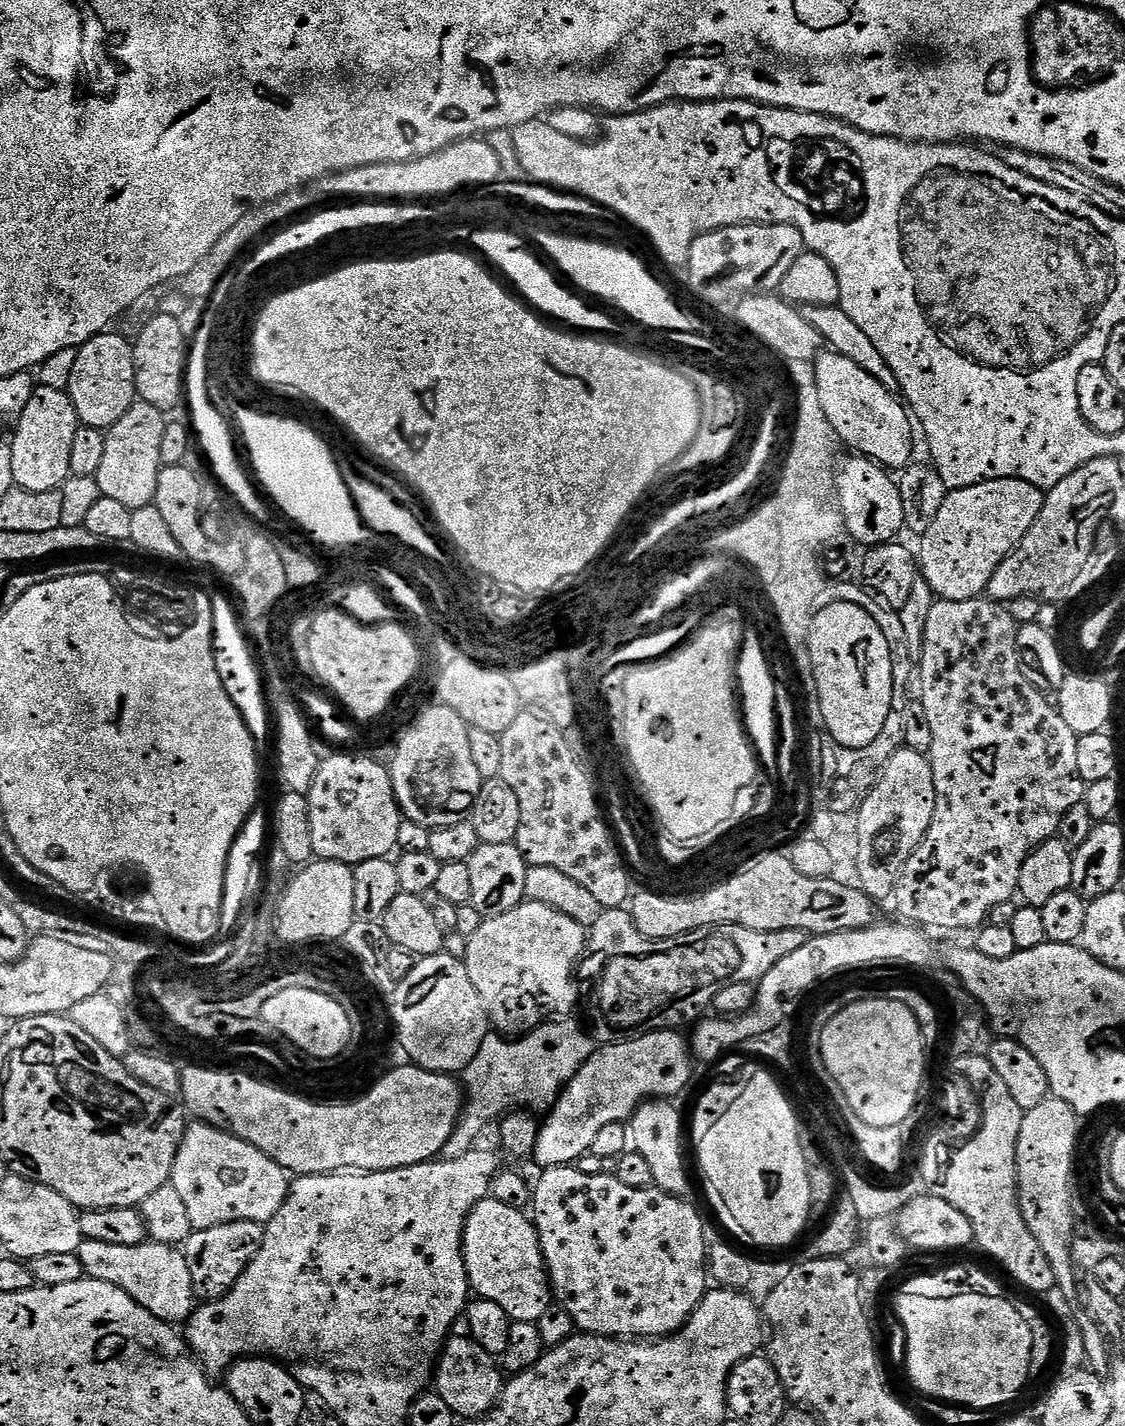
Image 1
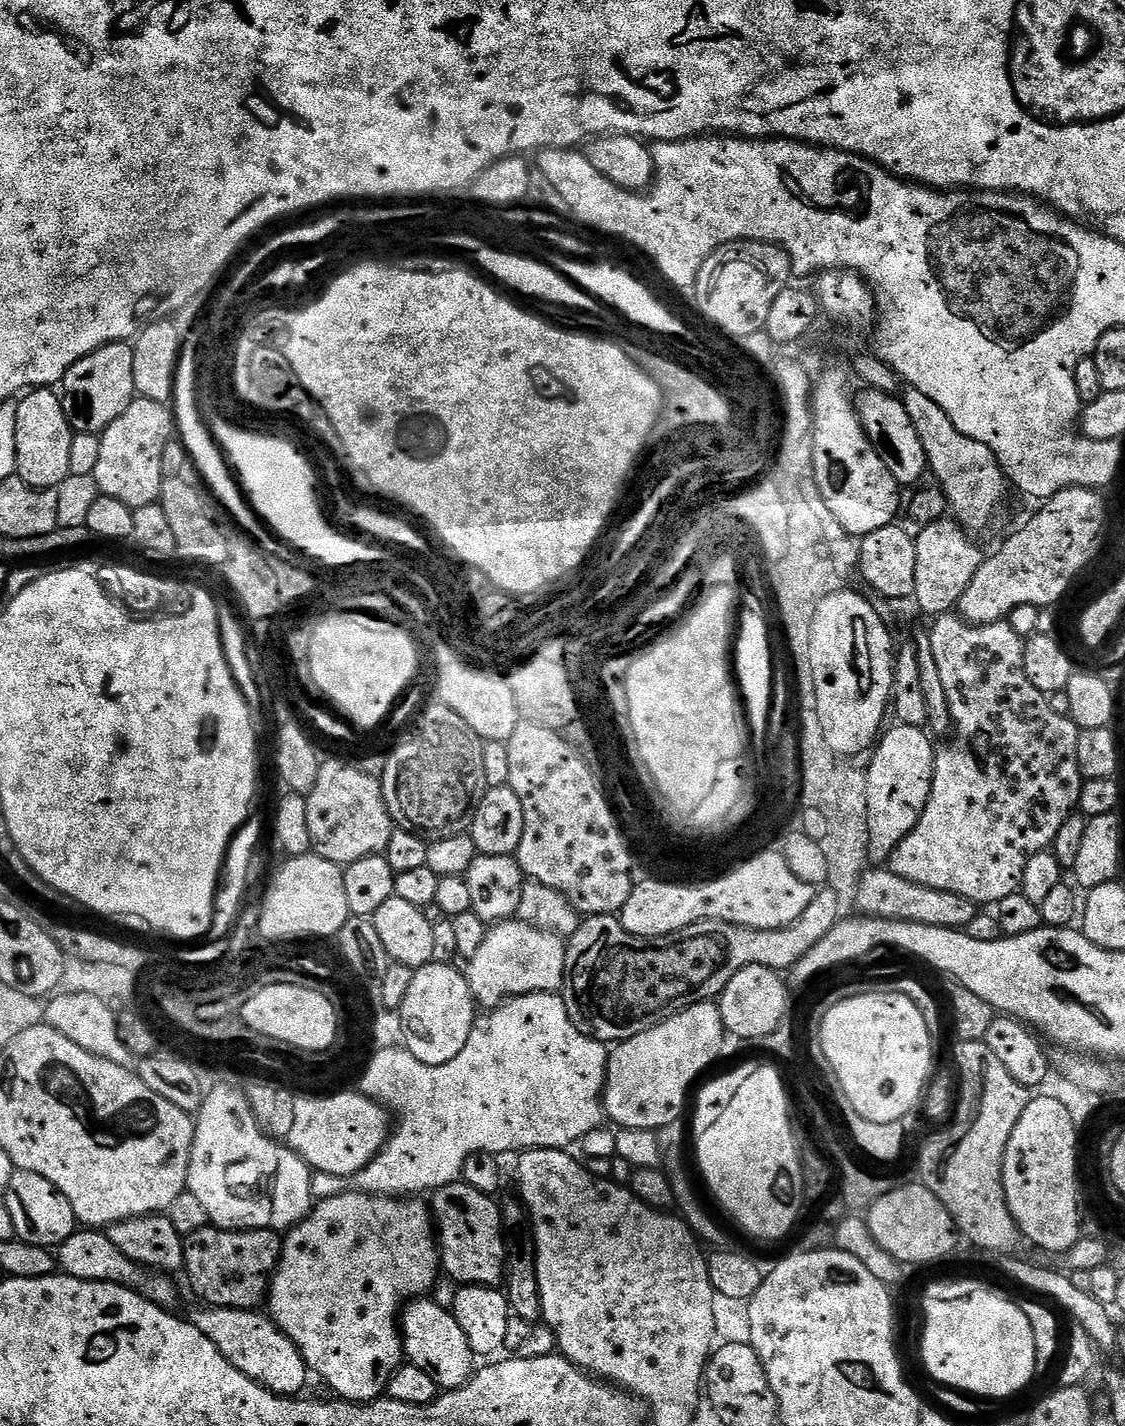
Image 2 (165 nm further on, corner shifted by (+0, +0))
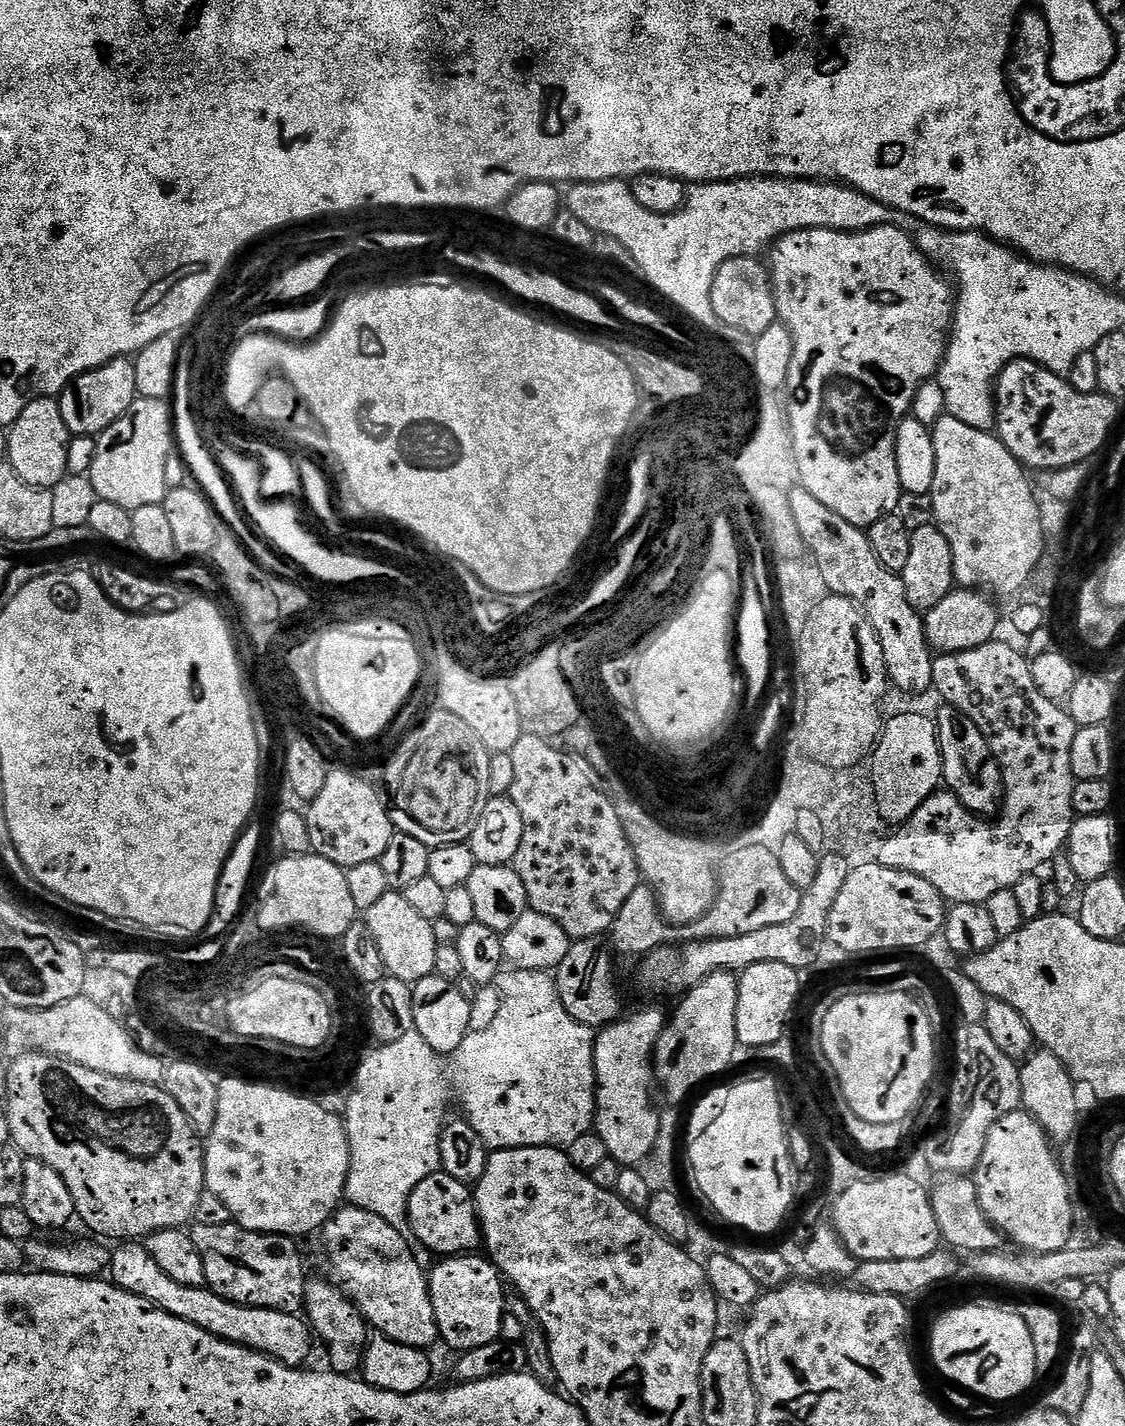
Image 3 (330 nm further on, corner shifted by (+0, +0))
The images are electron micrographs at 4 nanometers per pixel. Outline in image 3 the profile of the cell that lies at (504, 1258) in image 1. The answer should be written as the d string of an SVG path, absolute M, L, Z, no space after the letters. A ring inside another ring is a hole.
M443 1170L430 1174L430 1178L414 1186L408 1203L408 1227L412 1229L412 1235L440 1258L472 1254L482 1244L473 1189L458 1182L458 1178L450 1178Z

